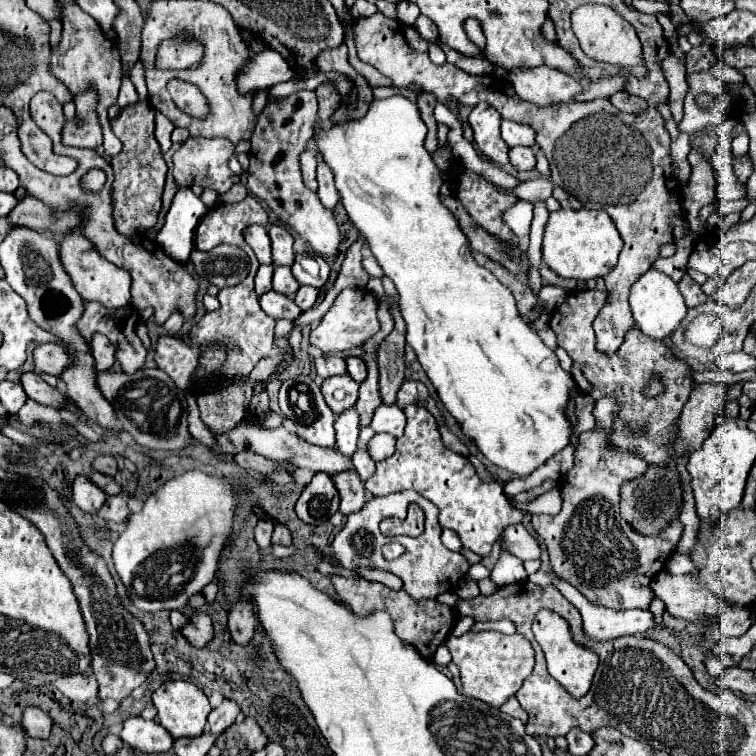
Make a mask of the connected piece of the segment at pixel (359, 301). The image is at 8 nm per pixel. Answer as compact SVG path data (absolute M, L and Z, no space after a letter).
M343 289L339 297L335 299L333 307L327 311L327 315L321 319L319 327L311 331L311 345L319 347L323 353L335 353L345 351L353 347L363 347L365 341L369 341L375 333L379 333L379 321L377 321L377 297L367 289Z

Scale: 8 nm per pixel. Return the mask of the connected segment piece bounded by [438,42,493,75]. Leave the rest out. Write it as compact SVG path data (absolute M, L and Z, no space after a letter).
M439 42L438 44L441 49L445 51L447 62L453 63L455 67L459 67L459 69L463 69L463 71L467 71L467 73L485 75L485 73L493 71L493 65L487 65L487 61L483 61L483 59L479 59L479 57L465 57L465 55L461 55L461 53L449 49L449 47L443 43Z

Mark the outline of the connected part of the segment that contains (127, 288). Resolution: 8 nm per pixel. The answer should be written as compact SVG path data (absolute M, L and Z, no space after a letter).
M69 233L61 245L59 245L59 255L63 261L65 271L71 275L75 291L85 299L85 301L95 301L101 303L103 307L109 309L117 309L117 307L125 307L131 303L131 275L109 263L107 259L103 259L87 239L83 239L83 235L79 233Z

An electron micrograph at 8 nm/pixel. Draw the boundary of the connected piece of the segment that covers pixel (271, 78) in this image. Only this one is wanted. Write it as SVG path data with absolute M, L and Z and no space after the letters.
M265 49L263 53L251 57L243 73L239 75L237 85L241 93L249 93L249 91L273 87L281 81L289 81L291 75L293 71L281 55L275 53L273 49Z

